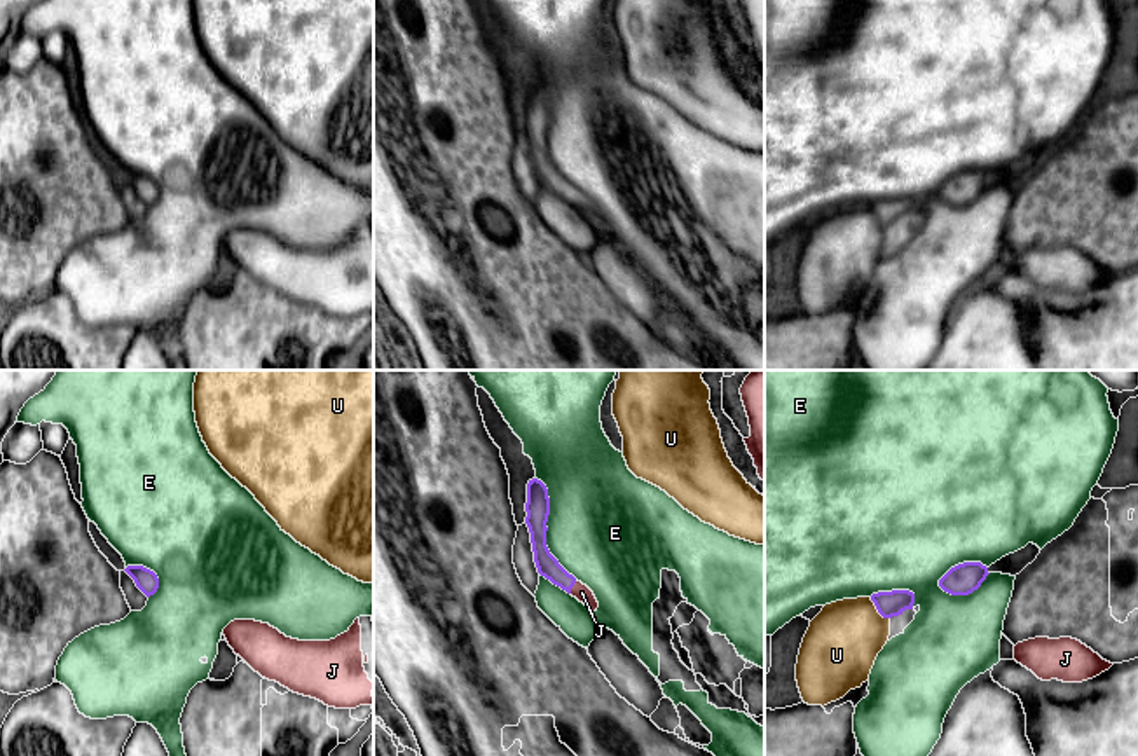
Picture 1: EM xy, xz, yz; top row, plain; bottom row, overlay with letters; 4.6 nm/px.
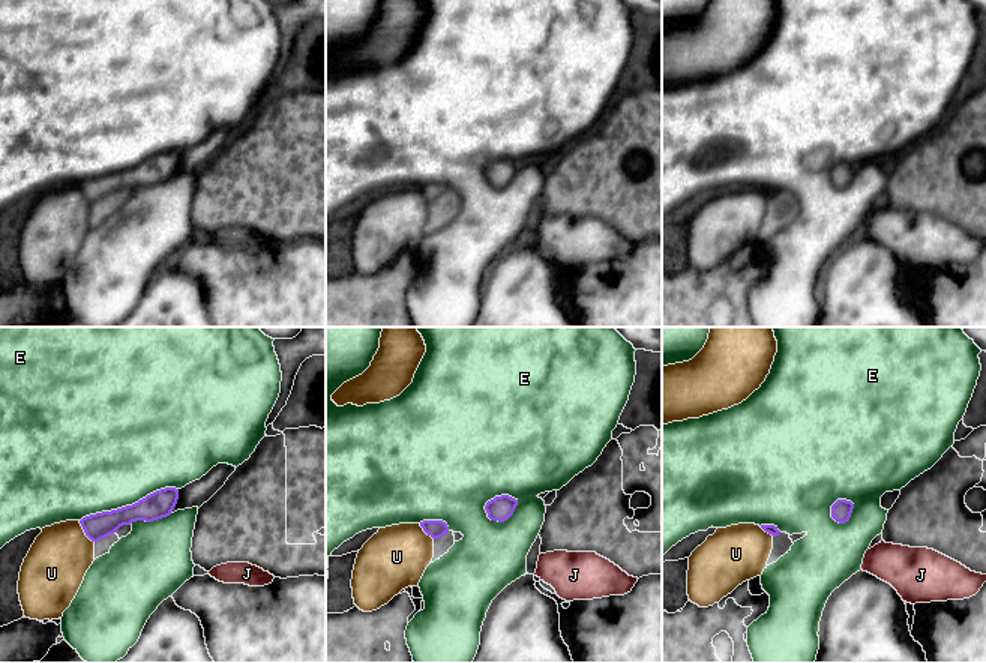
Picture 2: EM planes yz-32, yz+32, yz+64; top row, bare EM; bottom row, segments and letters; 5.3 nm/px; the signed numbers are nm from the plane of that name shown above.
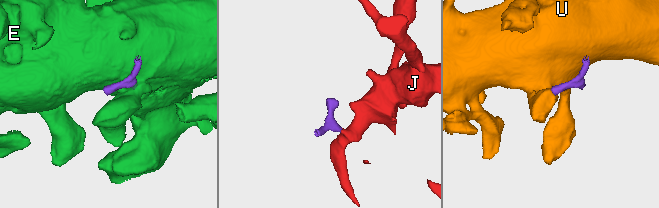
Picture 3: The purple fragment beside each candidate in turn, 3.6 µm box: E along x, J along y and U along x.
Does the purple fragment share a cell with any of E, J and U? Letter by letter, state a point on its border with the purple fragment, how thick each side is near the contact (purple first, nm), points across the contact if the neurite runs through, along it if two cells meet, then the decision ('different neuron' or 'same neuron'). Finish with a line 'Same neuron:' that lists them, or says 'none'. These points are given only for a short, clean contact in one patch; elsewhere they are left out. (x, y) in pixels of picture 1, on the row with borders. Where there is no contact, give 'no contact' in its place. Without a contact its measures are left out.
E: contact yz (964, 594); calibres 140 and 400 nm; different neuron
J: contact xz (573, 585); calibres 100 and 80 nm; way xz (547, 564), (573, 585), (582, 592); same neuron
U: contact yz (877, 608); calibres 120 and 340 nm; border yz (870, 597), (875, 608), (889, 618); different neuron
Same neuron: J

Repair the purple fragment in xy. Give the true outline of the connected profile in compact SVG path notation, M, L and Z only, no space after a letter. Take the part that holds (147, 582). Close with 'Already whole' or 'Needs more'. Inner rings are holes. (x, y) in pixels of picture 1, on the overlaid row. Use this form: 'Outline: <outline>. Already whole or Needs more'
Outline: M127 566L124 569L136 583L136 587L147 595L154 595L159 588L159 578L154 571L143 566Z. Already whole

